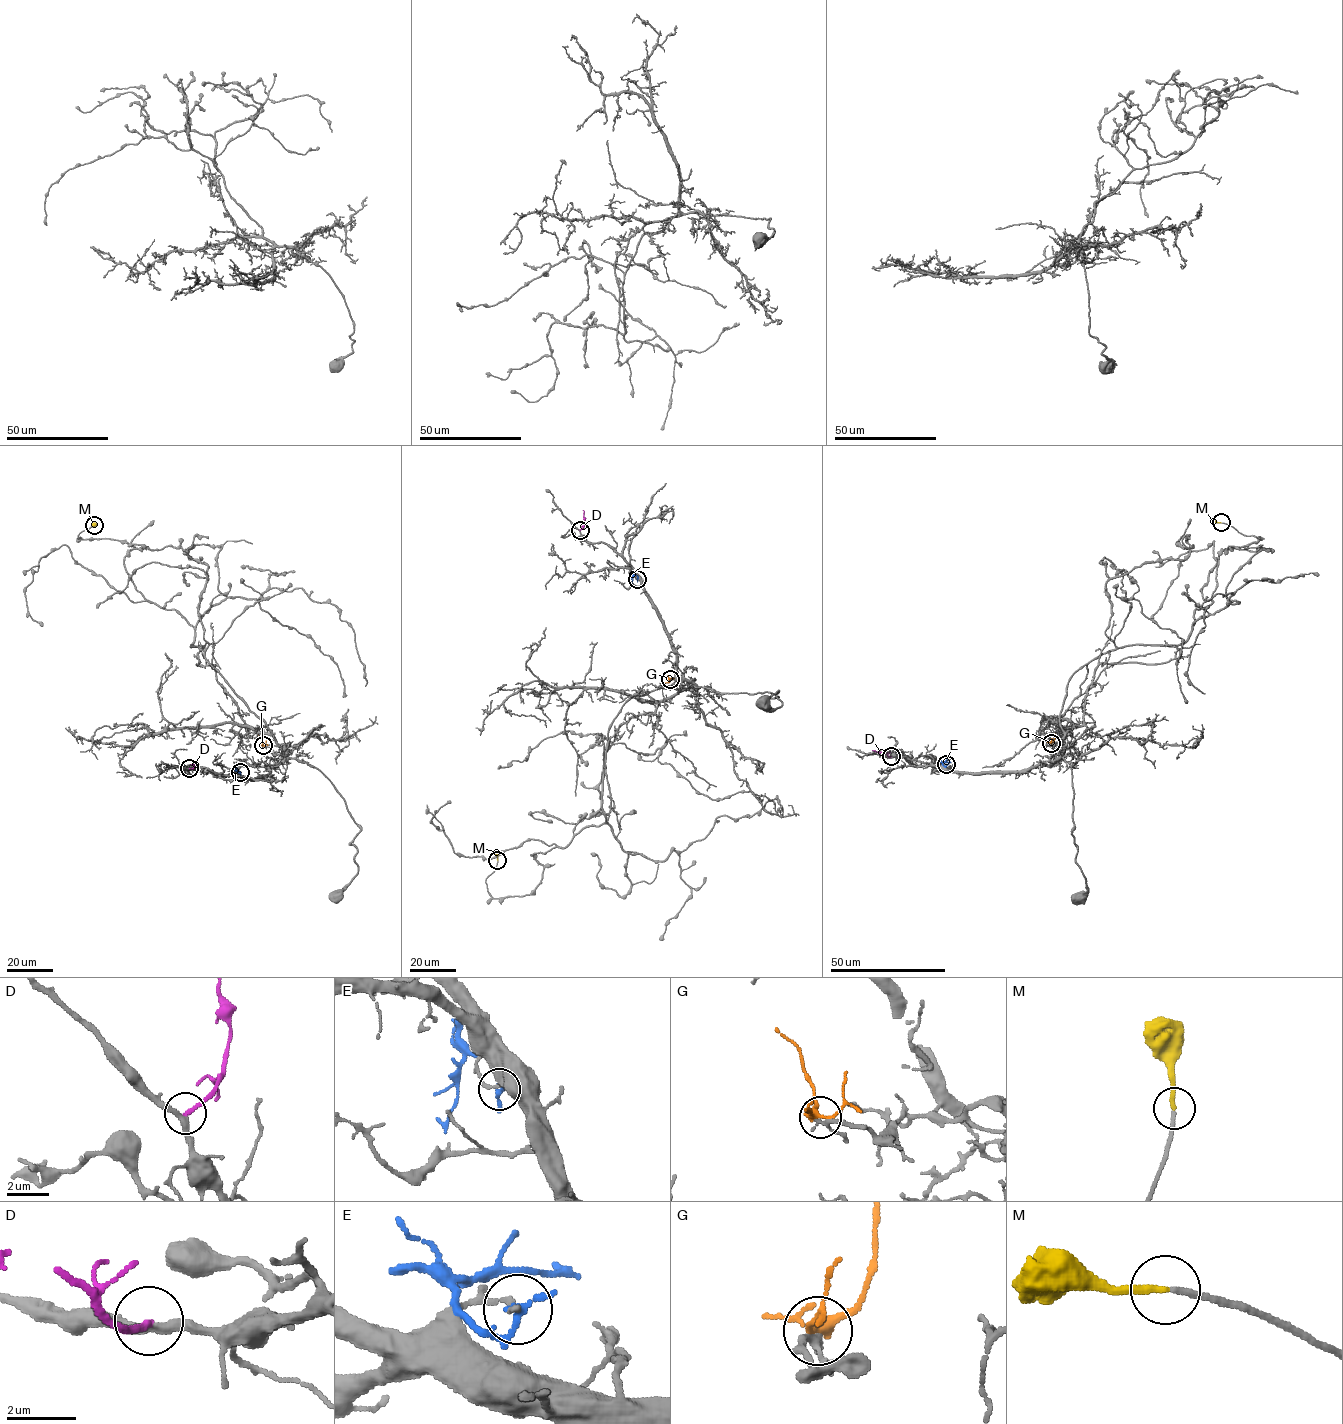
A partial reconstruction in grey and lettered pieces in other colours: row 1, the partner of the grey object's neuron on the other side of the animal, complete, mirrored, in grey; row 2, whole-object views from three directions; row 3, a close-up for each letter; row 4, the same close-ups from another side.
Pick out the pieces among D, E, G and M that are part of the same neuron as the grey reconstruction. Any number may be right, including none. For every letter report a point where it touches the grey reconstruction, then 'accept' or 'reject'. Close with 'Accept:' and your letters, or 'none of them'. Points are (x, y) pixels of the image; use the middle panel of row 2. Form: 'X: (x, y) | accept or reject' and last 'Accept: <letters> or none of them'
D: (580, 530) | accept
E: (637, 579) | reject
G: (670, 679) | reject
M: (497, 860) | accept
Accept: D, M

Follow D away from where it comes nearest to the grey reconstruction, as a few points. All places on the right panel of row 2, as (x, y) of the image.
D: (891, 756), (872, 750)

